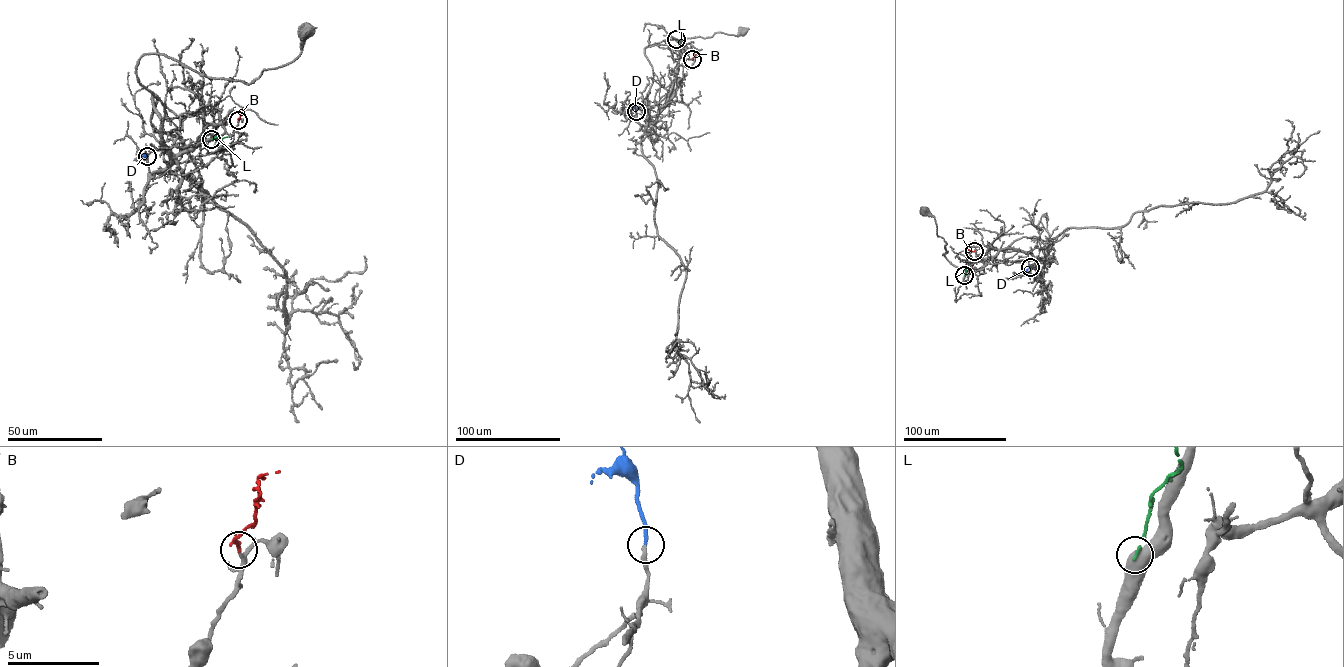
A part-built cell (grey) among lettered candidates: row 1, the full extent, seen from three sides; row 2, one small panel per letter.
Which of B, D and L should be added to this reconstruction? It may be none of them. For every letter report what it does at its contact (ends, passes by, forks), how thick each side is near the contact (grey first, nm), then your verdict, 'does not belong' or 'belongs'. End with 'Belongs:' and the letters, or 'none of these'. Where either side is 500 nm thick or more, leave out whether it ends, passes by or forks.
B: it passes by; calibres 200 and 130 nm; belongs
D: it ends; calibres 200 and 190 nm; belongs
L: calibres 550 and 150 nm; does not belong
Belongs: B, D

